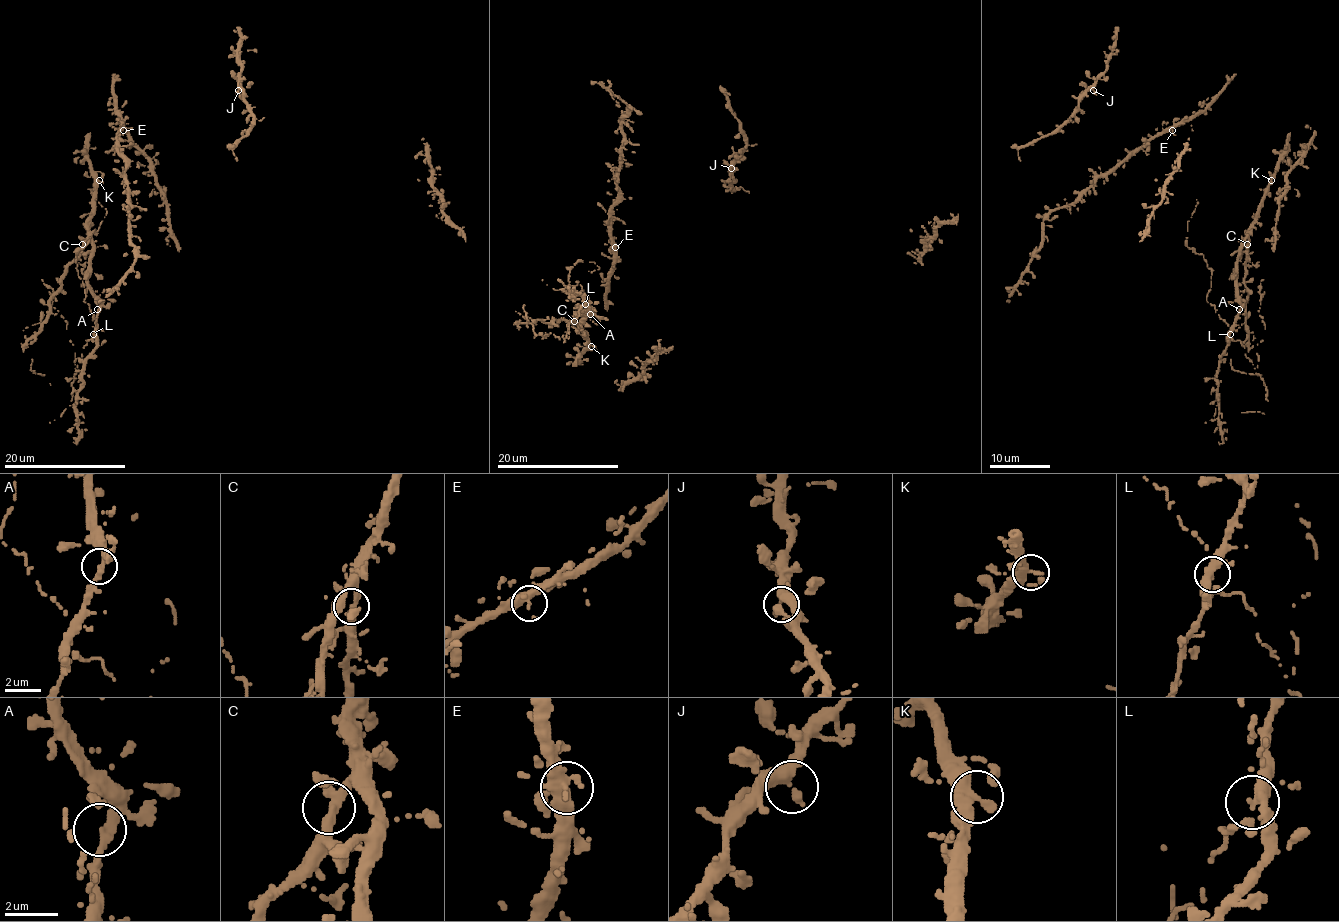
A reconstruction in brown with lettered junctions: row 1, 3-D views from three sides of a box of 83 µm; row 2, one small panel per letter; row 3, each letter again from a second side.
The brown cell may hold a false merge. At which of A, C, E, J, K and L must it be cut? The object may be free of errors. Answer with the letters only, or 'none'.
L

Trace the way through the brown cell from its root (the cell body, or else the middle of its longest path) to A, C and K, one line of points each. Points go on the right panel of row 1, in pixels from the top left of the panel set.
A: (1197, 200), (1188, 223), (1186, 245), (1203, 256), (1212, 273), (1206, 300), (1230, 327), (1239, 309)
C: (1197, 200), (1186, 245), (1207, 264), (1212, 274), (1206, 300), (1230, 327), (1241, 308), (1236, 261), (1247, 244)
K: (1197, 200), (1186, 245), (1207, 264), (1206, 300), (1230, 327), (1241, 308), (1241, 242), (1271, 180)

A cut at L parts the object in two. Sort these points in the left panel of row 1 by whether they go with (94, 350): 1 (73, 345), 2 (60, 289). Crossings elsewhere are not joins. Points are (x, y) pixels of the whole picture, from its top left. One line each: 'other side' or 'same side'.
1: other side
2: same side

